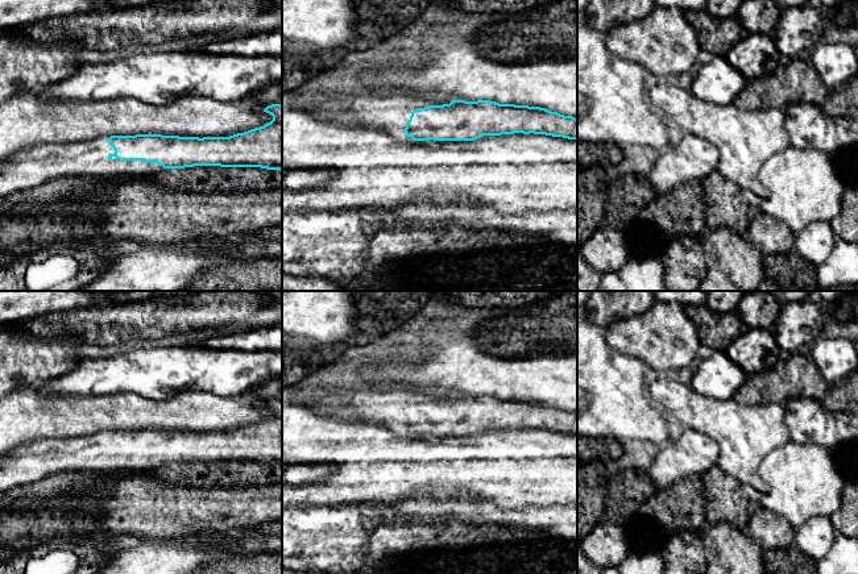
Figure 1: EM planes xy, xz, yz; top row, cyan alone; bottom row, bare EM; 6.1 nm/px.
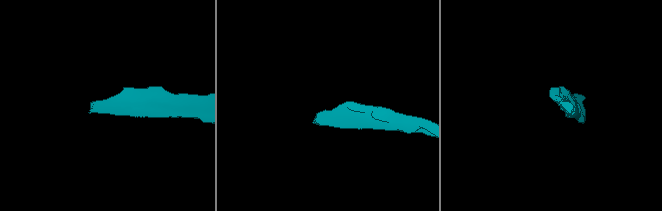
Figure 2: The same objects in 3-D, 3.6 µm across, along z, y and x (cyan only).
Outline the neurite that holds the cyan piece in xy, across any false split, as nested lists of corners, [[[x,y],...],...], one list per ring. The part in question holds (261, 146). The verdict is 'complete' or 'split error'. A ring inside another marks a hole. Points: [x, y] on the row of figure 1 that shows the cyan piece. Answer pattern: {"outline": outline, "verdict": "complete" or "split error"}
{"outline": [[[268,105],[264,112],[273,116],[270,122],[229,137],[108,136],[22,149],[0,166],[0,197],[65,178],[152,176],[165,169],[194,166],[261,167],[282,171],[282,105]]], "verdict": "split error"}

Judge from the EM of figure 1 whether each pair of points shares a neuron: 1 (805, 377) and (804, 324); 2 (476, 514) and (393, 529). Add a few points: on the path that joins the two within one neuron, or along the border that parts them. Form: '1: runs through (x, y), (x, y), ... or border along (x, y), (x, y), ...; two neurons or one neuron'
1: border along (795, 352), (786, 356); two neurons
2: border along (421, 521), (442, 523), (459, 519), (481, 525); two neurons

